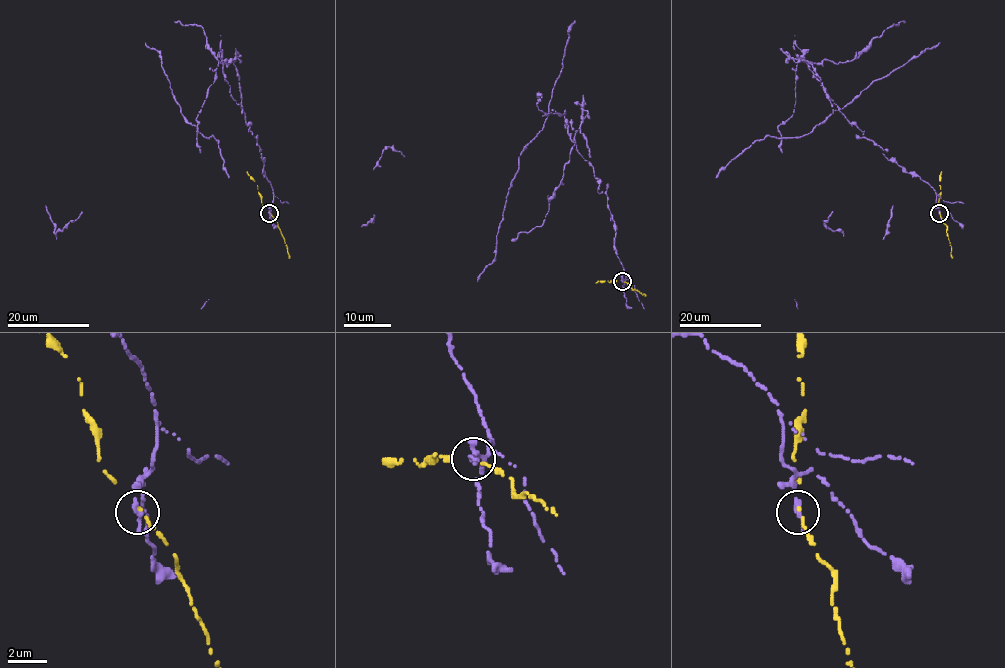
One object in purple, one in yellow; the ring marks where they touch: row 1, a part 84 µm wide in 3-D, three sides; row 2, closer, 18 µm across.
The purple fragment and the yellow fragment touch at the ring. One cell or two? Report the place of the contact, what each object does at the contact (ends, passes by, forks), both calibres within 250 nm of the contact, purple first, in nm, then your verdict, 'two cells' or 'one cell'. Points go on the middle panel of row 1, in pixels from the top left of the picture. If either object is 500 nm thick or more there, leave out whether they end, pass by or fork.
at (622, 281); purple ends there; yellow ends there; 320 nm thick on the purple side, 180 nm on the other; two cells

